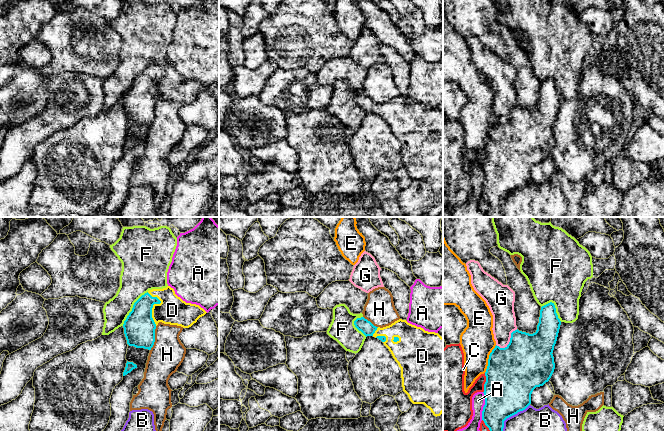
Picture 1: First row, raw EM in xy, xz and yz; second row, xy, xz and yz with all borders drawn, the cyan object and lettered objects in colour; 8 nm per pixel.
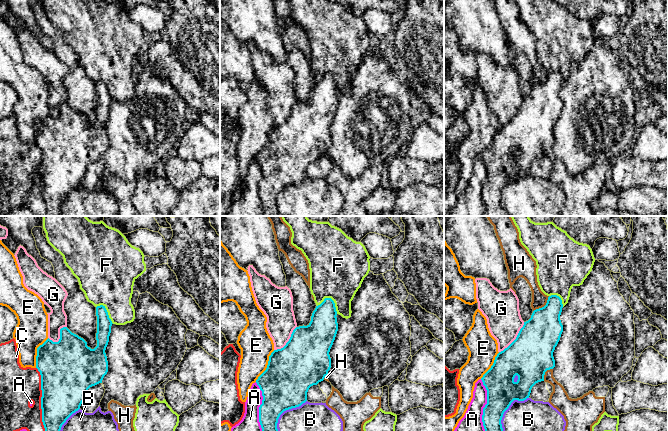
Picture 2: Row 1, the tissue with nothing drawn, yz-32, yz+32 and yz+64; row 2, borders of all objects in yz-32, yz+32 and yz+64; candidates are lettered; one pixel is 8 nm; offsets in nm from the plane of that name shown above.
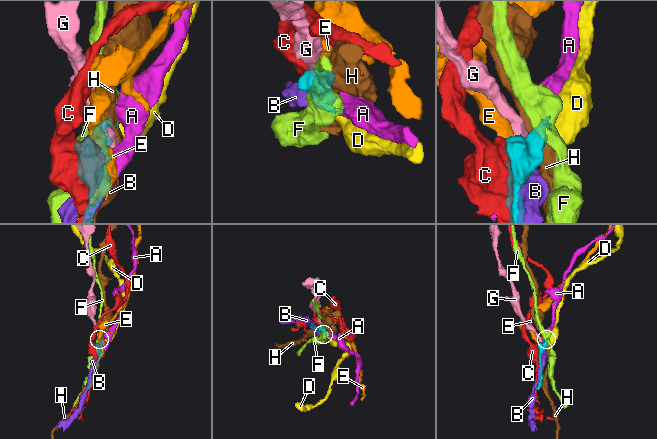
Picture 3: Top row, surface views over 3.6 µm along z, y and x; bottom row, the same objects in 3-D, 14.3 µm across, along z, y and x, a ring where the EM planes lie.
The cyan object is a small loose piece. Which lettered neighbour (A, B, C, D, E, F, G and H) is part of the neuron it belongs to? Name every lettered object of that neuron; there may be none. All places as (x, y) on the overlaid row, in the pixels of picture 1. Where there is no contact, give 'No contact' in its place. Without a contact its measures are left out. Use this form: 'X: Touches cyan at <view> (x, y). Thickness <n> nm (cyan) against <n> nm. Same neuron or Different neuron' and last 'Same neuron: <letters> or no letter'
A: Touches cyan at yz (484, 406). Thickness 380 nm (cyan) against 110 nm. Different neuron
B: Touches cyan at yz (512, 415). Thickness 380 nm (cyan) against 190 nm. Different neuron
C: Touches cyan at yz (485, 383). Thickness 420 nm (cyan) against 180 nm. Different neuron
D: Touches cyan at xy (153, 304). Thickness 260 nm (cyan) against 220 nm. Same neuron
E: Touches cyan at yz (488, 359). Thickness 420 nm (cyan) against 280 nm. Different neuron
F: Touches cyan at xy (132, 308). Thickness 260 nm (cyan) against 280 nm. Different neuron
G: Touches cyan at yz (510, 341). Thickness 420 nm (cyan) against 190 nm. Different neuron
H: Touches cyan at xy (154, 338). Thickness 260 nm (cyan) against 260 nm. Different neuron
Same neuron: D

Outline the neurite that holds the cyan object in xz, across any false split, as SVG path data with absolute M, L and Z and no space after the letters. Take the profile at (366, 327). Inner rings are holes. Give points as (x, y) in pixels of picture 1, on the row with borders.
M361 317L354 321L354 325L366 337L378 338L389 349L401 368L403 391L410 401L424 404L434 416L440 416L443 413L443 338L438 333L425 331L402 319L380 328Z

